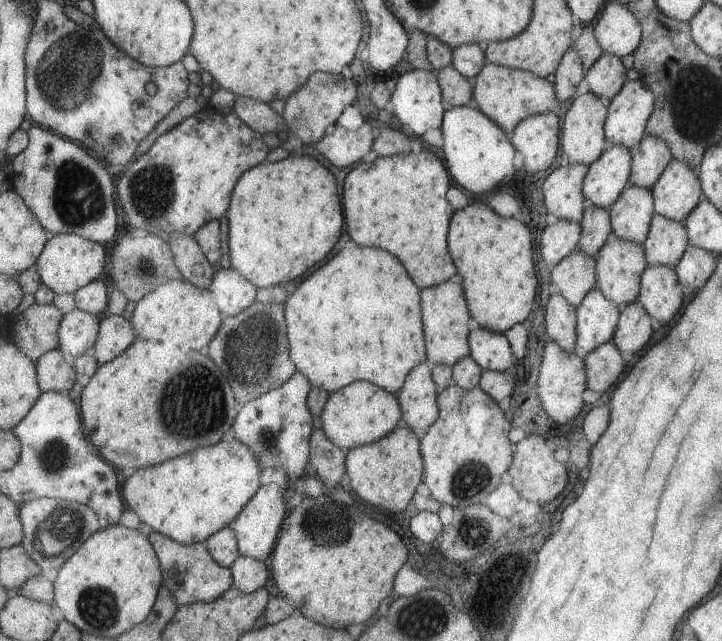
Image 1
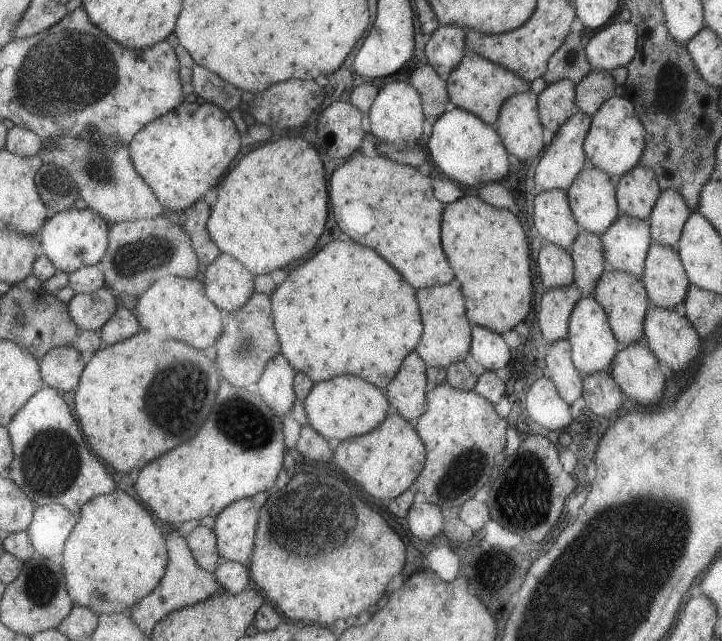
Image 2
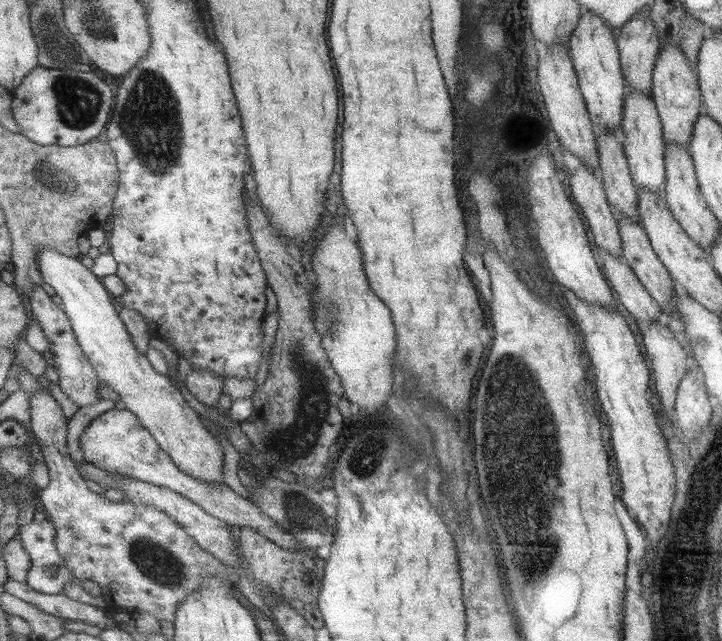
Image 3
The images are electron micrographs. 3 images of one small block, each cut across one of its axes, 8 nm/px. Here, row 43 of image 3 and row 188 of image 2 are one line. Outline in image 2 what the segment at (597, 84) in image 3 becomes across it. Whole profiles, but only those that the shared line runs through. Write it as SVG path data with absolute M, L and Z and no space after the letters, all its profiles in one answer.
M590 160L583 164L578 176L568 188L567 194L572 214L580 228L586 232L604 234L616 222L620 214L616 180L592 165Z

